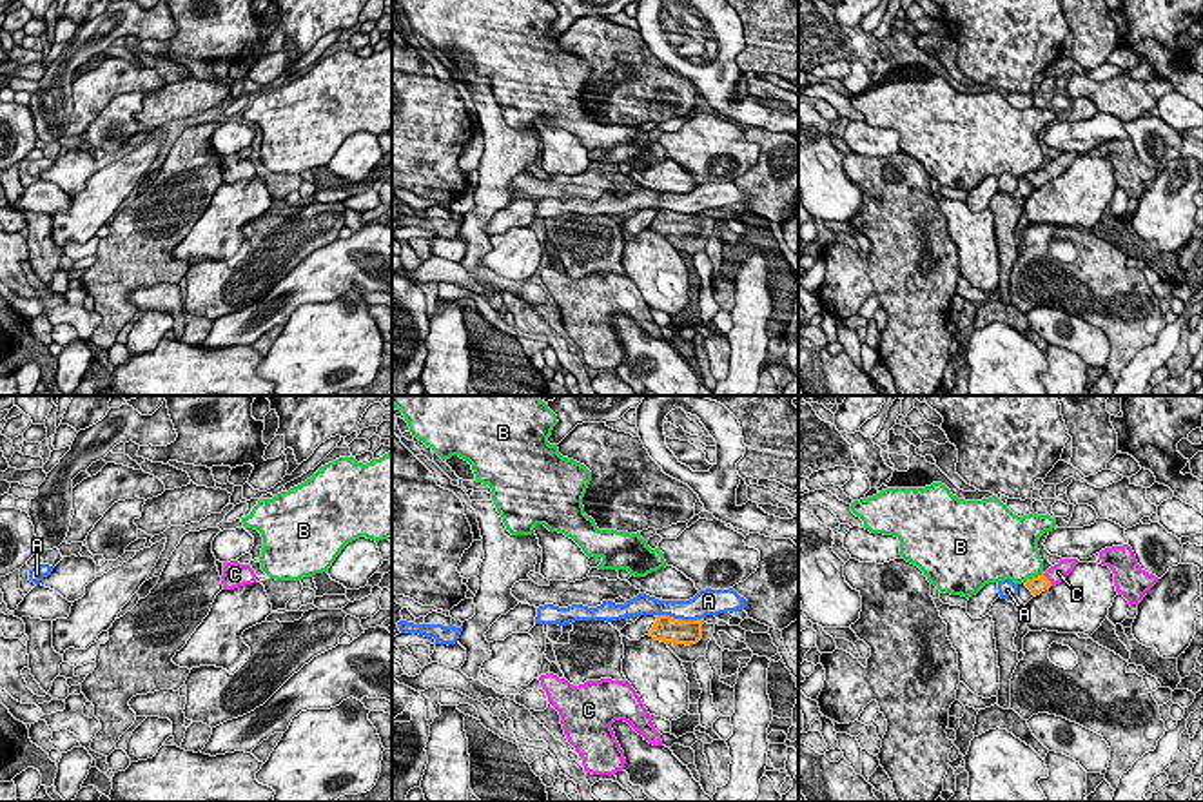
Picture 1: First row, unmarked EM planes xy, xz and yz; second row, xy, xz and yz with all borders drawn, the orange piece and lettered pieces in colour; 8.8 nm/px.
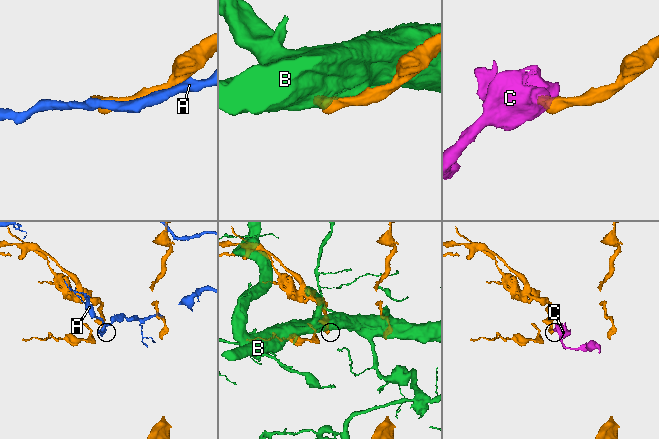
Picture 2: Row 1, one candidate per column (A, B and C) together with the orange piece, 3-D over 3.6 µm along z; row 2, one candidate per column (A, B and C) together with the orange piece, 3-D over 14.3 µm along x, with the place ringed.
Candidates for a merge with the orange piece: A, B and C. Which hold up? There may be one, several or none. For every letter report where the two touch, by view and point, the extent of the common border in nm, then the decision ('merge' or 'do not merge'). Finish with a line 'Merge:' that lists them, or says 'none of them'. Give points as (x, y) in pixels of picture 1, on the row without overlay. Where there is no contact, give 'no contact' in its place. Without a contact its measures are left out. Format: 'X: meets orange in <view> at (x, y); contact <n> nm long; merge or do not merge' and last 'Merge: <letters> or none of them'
A: meets orange in xz at (681, 213); contact 400 nm long; do not merge
B: meets orange in yz at (1033, 171); contact 190 nm long; do not merge
C: meets orange in yz at (1047, 173); contact 150 nm long; merge
Merge: C

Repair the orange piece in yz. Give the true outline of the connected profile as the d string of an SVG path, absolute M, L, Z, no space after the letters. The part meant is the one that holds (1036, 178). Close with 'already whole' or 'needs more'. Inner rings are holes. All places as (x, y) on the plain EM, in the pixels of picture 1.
M1060 152L1058 158L1051 160L1045 167L1027 172L1025 180L1032 185L1032 189L1040 189L1051 180L1060 178L1078 158L1078 152Z | needs more

